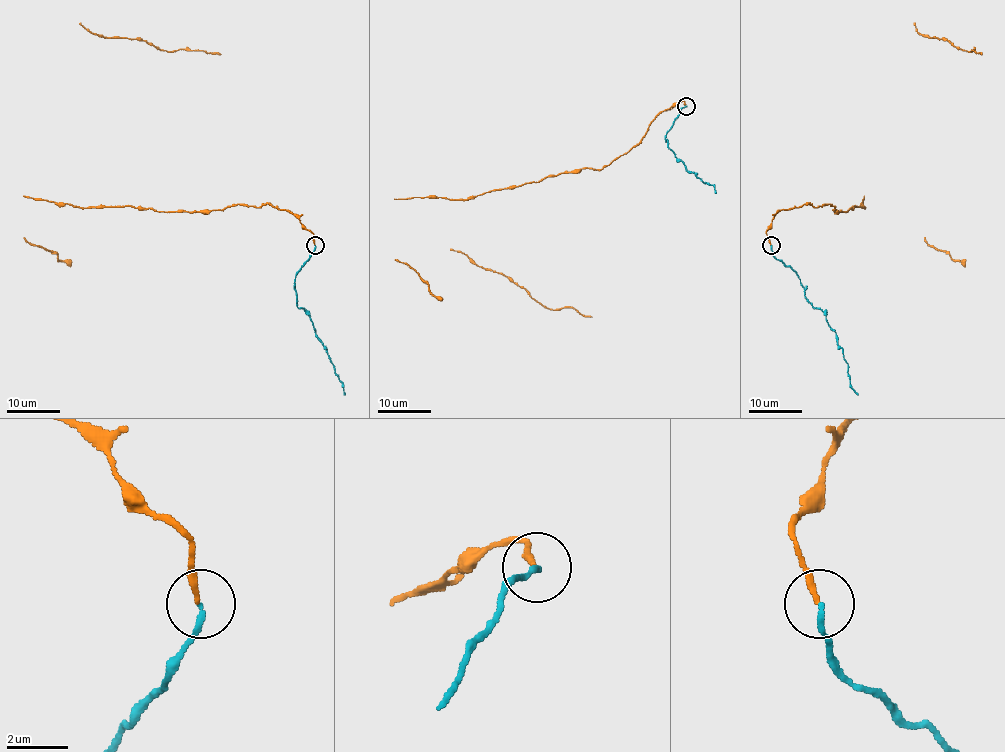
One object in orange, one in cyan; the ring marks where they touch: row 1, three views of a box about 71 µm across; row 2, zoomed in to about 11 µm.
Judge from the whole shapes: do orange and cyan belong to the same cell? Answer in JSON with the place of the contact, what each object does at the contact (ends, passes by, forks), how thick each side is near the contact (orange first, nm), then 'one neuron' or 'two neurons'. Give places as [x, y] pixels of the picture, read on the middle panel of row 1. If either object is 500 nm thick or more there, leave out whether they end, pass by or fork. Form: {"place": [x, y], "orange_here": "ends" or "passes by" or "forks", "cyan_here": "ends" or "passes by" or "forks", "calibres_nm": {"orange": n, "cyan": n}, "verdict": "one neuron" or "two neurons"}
{"place": [686, 106], "orange_here": "ends", "cyan_here": "ends", "calibres_nm": {"orange": 180, "cyan": 180}, "verdict": "one neuron"}

